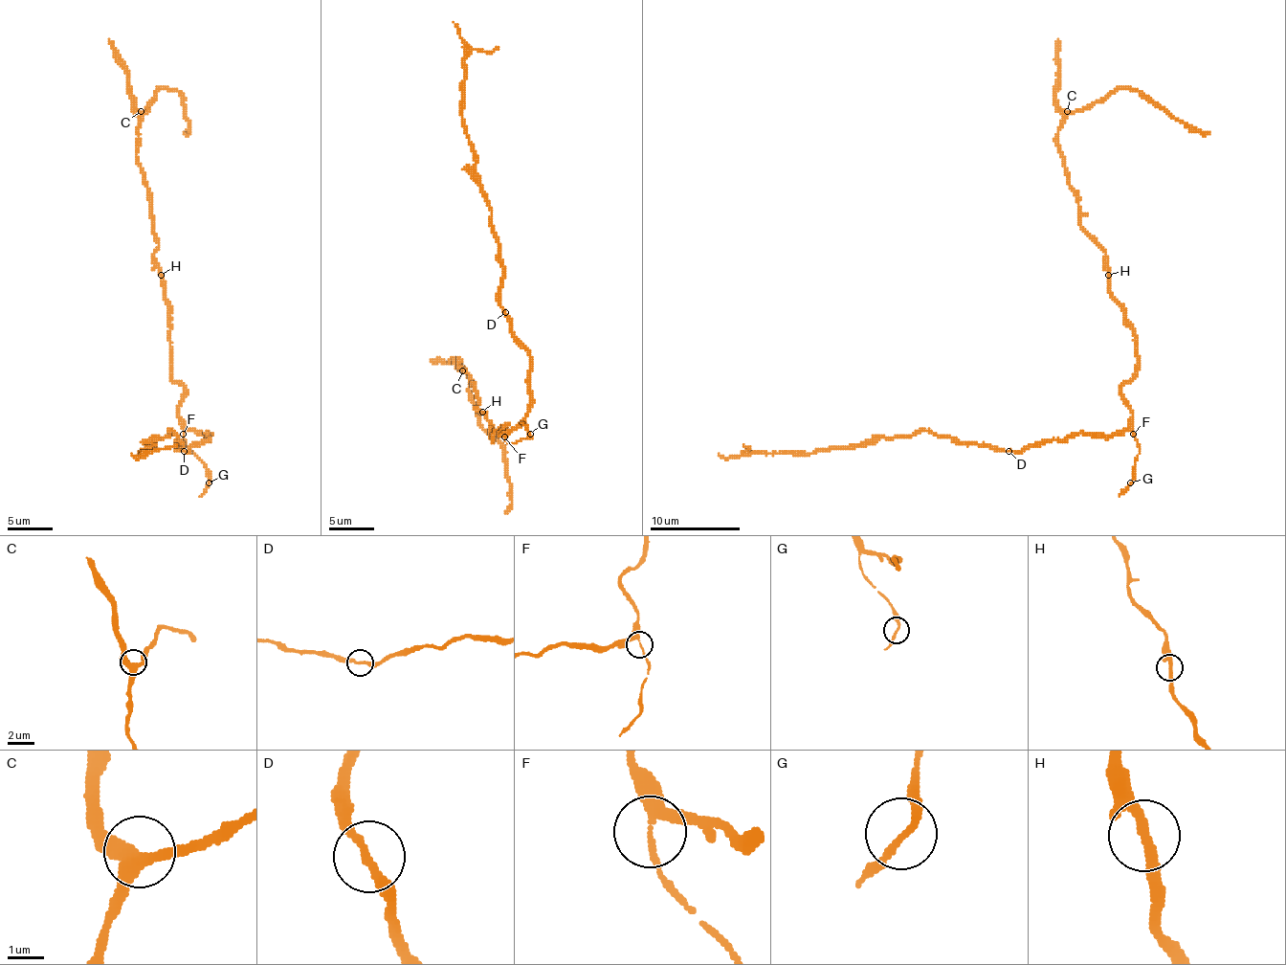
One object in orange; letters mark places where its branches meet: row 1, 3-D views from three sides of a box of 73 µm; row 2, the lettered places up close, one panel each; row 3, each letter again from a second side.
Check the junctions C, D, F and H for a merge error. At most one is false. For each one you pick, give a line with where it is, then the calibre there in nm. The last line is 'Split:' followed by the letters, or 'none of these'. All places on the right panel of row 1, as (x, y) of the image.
Split: none of these

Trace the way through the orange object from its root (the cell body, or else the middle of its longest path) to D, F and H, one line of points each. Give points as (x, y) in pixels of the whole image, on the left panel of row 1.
D: (186, 390), (186, 396), (179, 406), (179, 419), (197, 433), (209, 433), (209, 439), (184, 451)
F: (186, 390), (186, 396), (179, 406), (179, 421), (184, 433)
H: (186, 390), (172, 378), (170, 302), (163, 295), (161, 275)

